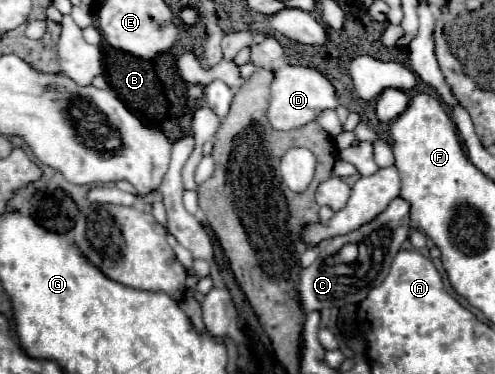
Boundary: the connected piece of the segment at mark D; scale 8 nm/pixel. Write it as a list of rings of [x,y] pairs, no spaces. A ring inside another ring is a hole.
[[[283,65],[275,69],[275,79],[271,83],[271,105],[269,105],[269,121],[275,129],[299,129],[309,121],[317,119],[325,109],[337,109],[337,91],[331,81],[311,67],[293,67]]]

